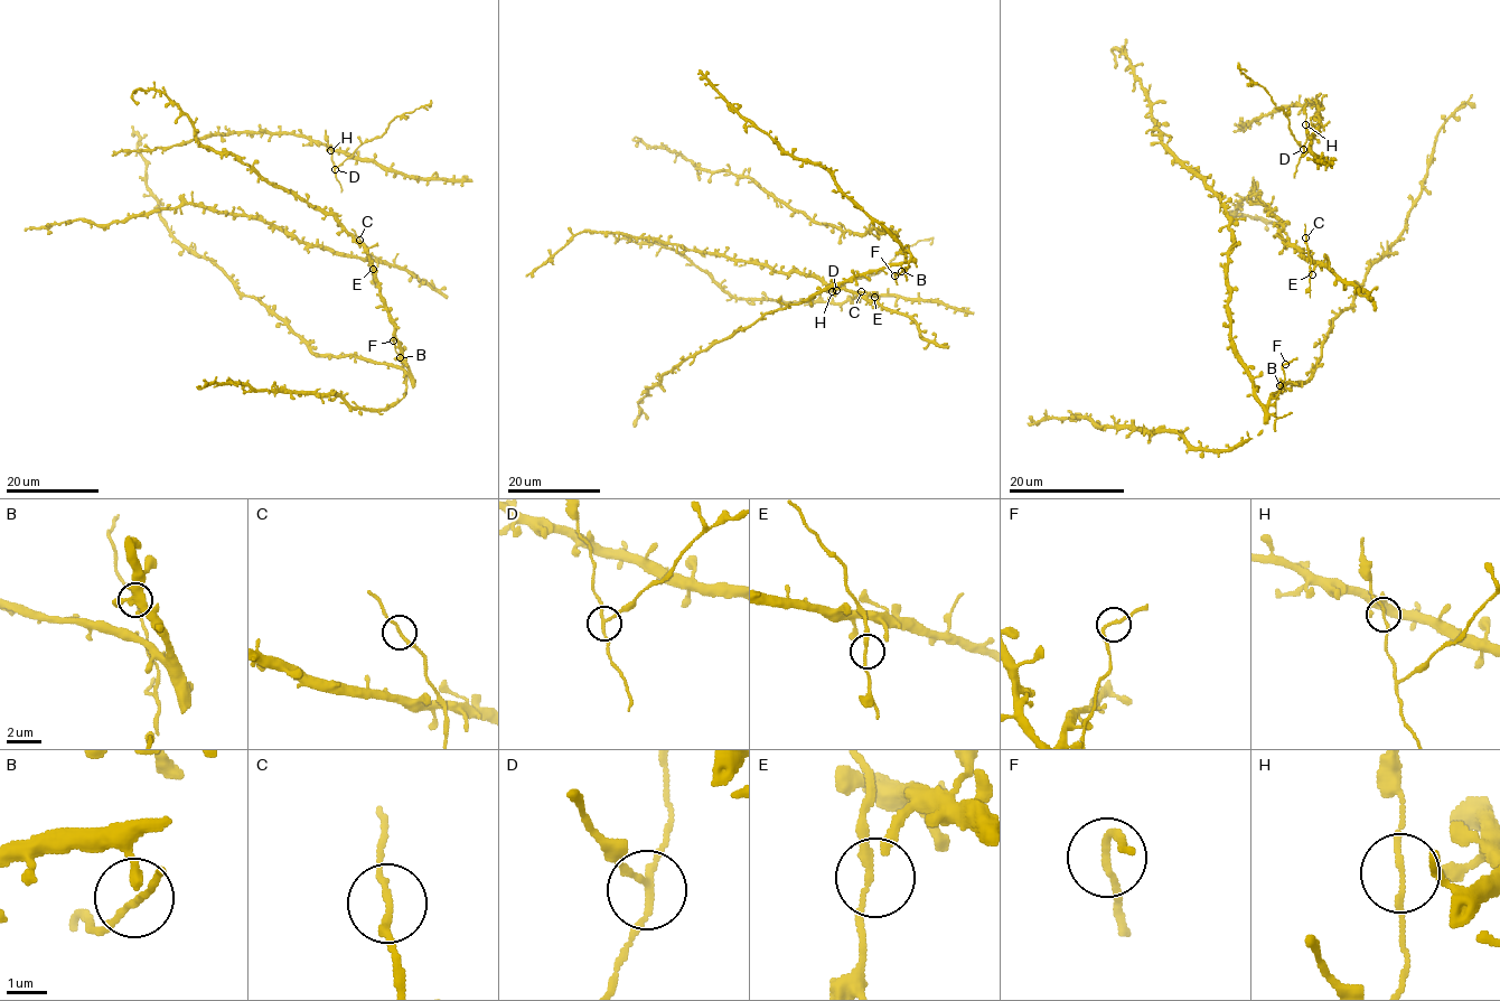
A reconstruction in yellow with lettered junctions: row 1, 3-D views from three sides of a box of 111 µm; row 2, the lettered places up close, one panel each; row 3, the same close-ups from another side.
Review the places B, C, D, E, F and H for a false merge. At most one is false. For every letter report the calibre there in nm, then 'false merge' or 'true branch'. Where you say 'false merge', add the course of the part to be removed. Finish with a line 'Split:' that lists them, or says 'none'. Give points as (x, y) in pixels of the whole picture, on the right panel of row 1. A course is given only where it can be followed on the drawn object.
B: calibre 160 nm; true branch
C: calibre 160 nm; true branch
D: calibre 160 nm; false merge; course (1303, 148), (1288, 127), (1288, 117), (1239, 68), (1246, 72)
E: calibre 190 nm; true branch
F: calibre 170 nm; true branch
H: calibre 110 nm; true branch
Split: D

